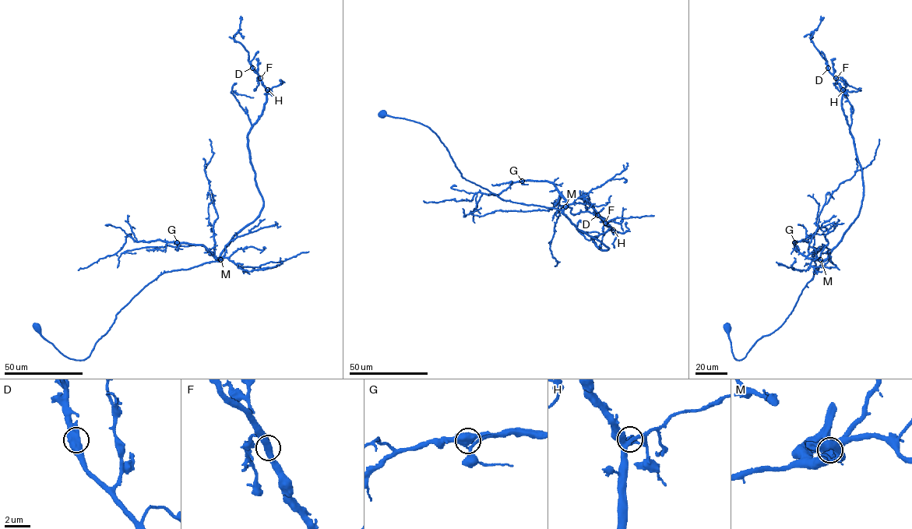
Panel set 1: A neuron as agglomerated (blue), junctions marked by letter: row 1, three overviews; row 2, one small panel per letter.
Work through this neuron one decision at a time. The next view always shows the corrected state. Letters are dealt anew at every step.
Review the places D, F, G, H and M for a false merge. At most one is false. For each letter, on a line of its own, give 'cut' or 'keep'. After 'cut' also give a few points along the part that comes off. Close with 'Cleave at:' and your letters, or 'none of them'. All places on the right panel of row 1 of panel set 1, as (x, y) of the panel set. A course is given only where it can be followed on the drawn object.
D: keep
F: keep
G: keep
H: keep
M: keep
Cleave at: none of them

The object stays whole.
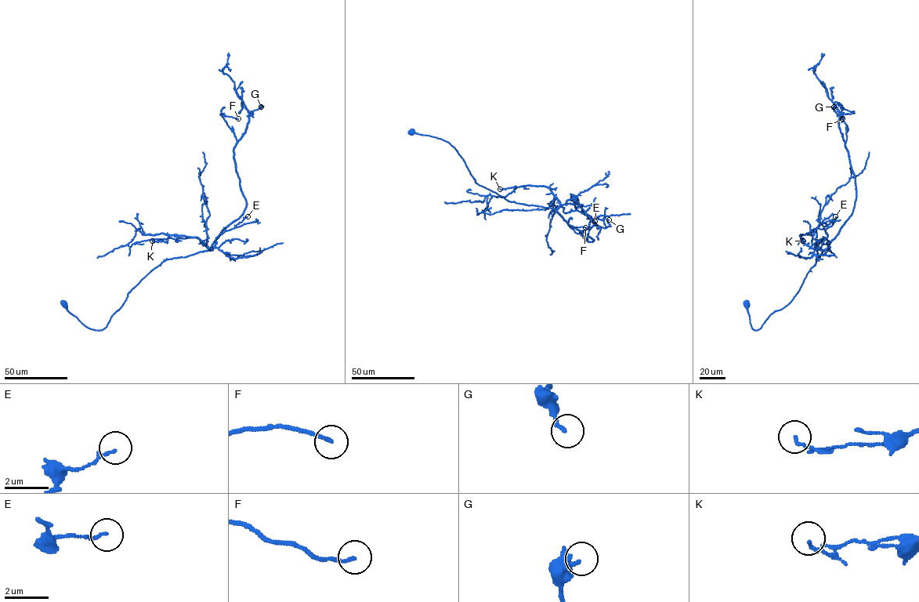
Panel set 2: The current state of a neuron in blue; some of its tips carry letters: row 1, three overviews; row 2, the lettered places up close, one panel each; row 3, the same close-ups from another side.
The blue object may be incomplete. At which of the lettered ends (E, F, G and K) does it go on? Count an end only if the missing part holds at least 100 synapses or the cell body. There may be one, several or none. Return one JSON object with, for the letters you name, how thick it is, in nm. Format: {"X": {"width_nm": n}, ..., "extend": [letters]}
{"extend": []}

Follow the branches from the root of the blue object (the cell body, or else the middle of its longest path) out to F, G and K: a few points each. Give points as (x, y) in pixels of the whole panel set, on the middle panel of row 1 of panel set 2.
F: (411, 132), (448, 142), (479, 185), (509, 201), (555, 209), (592, 241), (569, 226), (585, 227)
G: (411, 132), (448, 142), (479, 185), (555, 209), (587, 241), (581, 232), (609, 219)
K: (411, 132), (448, 142), (476, 183), (509, 201), (555, 209), (559, 204), (545, 186), (500, 189)

